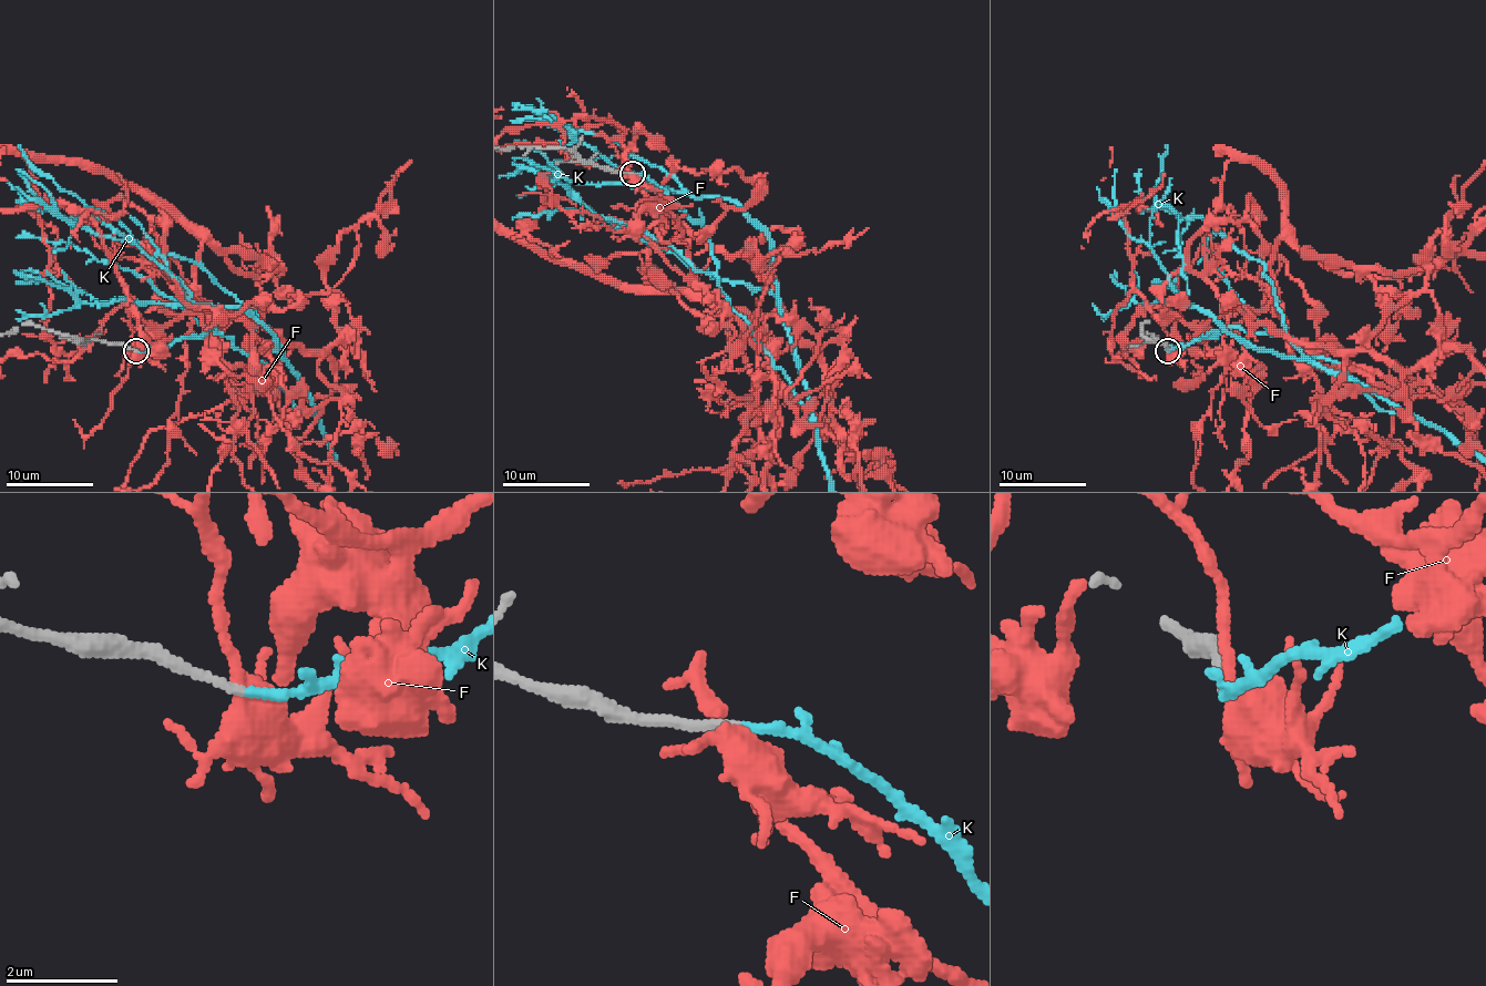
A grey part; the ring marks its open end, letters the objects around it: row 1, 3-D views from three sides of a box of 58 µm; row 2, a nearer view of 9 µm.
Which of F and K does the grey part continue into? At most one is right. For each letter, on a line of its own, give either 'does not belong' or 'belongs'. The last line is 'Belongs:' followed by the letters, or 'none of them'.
F: does not belong
K: belongs
Belongs: K

